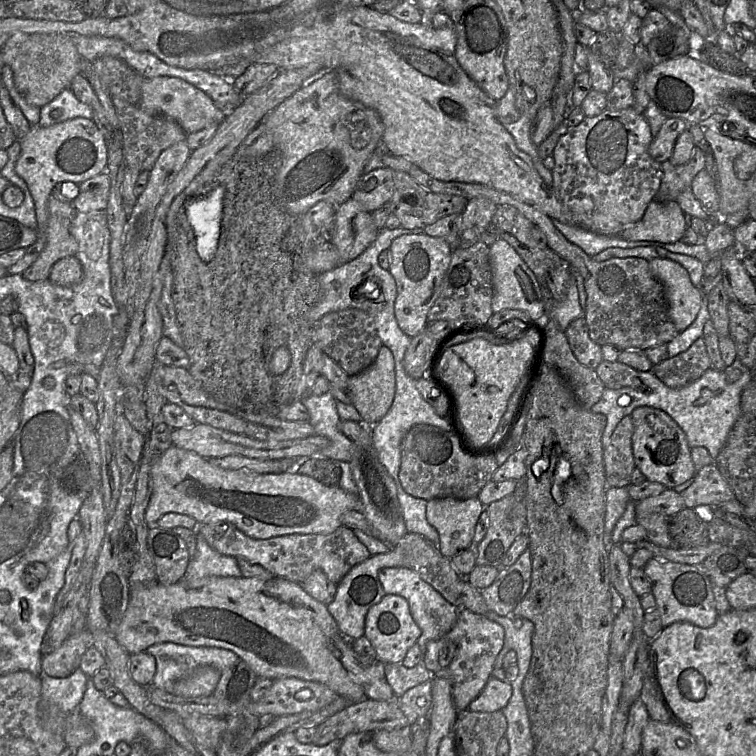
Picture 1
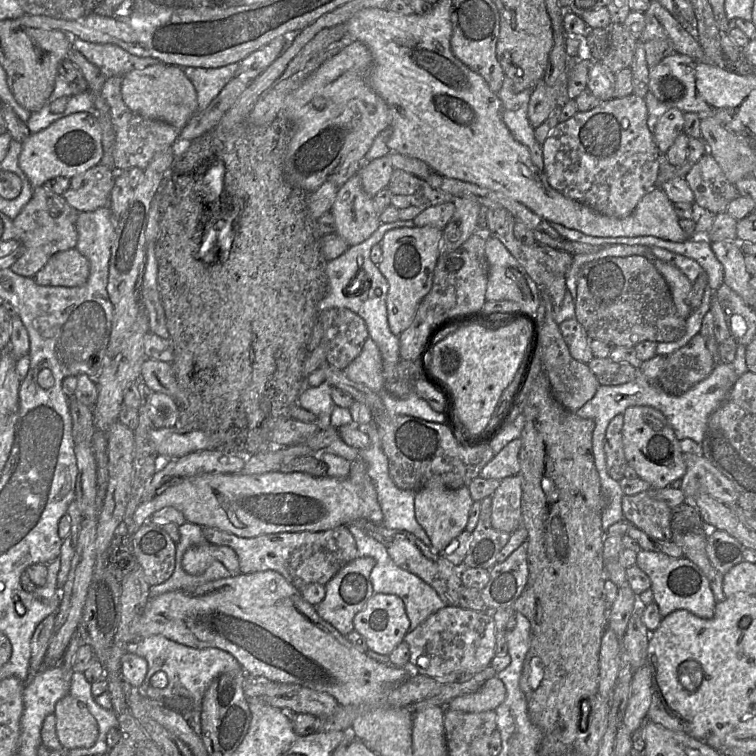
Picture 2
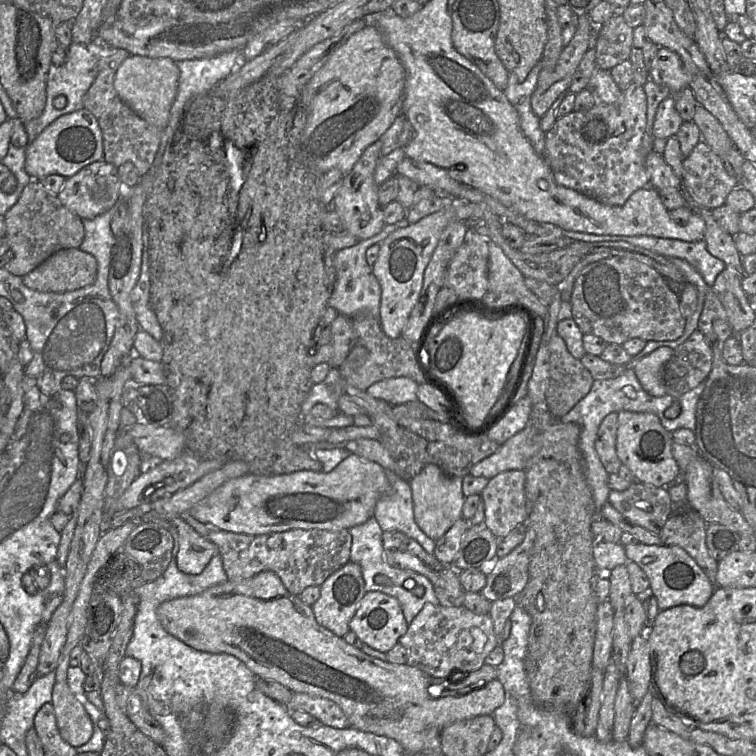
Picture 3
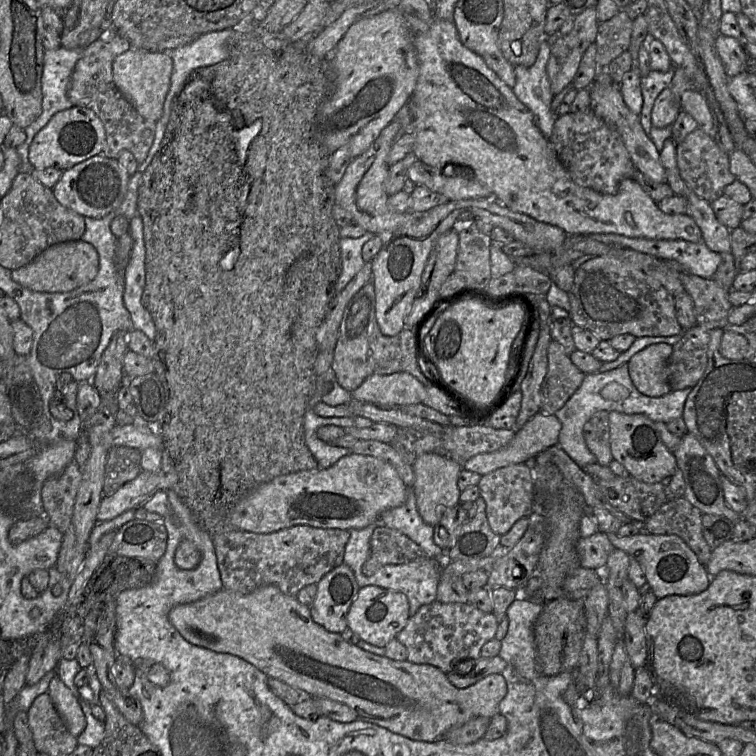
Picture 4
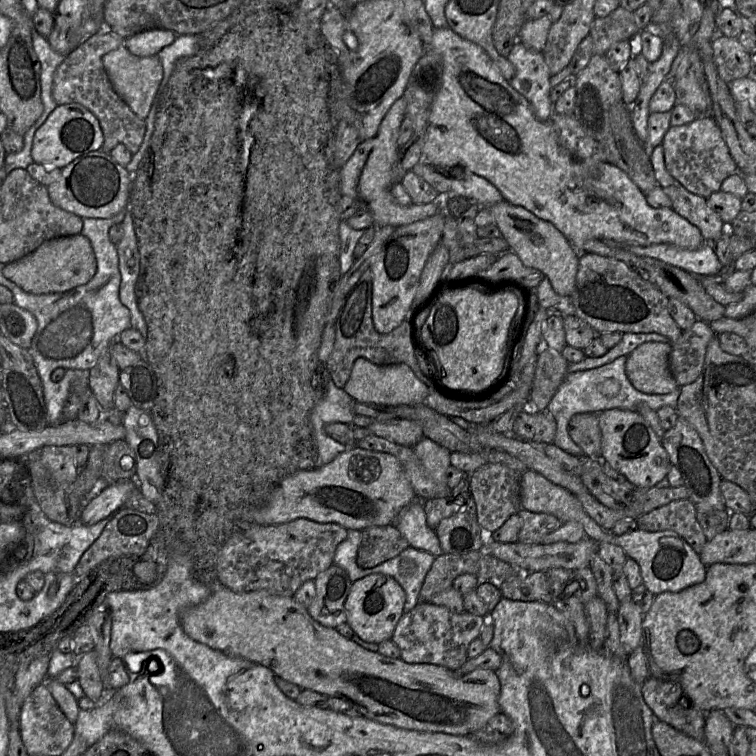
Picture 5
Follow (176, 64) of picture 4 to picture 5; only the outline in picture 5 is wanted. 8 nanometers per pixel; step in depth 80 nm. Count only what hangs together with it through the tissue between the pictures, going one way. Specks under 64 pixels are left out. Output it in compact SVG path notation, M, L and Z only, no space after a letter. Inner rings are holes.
M178 35L172 44L157 53L163 66L160 92L166 88L177 61L195 55L198 50L199 35Z

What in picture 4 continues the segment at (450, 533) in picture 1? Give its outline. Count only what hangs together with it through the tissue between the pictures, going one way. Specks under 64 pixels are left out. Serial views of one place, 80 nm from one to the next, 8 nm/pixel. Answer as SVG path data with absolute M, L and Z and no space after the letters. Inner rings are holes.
M434 453L422 454L415 460L413 464L415 481L412 489L418 512L429 526L436 527L443 515L459 504L461 492L458 488L458 476L462 469L457 462Z

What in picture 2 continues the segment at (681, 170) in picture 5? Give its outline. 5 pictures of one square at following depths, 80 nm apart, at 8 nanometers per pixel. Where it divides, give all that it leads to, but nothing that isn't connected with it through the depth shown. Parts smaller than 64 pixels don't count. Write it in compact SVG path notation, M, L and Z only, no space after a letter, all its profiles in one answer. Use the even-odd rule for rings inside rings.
M708 152L693 165L685 179L695 197L693 206L699 210L708 210L713 214L724 212L728 204L739 195L735 184L728 181L719 164Z

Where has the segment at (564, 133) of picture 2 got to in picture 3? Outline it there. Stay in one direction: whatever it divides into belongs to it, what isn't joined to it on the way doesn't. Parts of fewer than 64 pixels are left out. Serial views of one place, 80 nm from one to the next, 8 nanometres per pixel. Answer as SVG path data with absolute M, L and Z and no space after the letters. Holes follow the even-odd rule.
M632 82L622 91L621 101L615 104L596 104L584 111L573 111L557 118L546 133L545 160L555 181L585 194L603 204L621 206L636 190L651 186L645 167L646 157L654 150L654 136L646 129L647 99L642 86Z

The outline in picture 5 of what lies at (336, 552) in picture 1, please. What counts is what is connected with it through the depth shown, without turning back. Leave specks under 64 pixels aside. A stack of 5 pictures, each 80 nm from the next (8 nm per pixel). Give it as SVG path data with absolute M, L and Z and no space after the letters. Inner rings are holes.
M300 518L277 525L249 525L235 531L222 546L217 559L217 573L222 588L233 592L266 590L293 597L308 580L333 565L338 546L348 530L334 523L319 523Z

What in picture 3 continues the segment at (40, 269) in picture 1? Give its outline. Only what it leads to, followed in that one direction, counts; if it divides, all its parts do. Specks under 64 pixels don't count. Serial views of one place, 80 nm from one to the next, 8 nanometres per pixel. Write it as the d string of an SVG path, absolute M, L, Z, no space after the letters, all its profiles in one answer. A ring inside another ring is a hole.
M36 180L30 181L23 188L17 202L3 216L6 226L5 236L9 242L9 250L13 252L13 258L3 268L16 276L23 277L28 274L58 250L79 247L85 234L80 216L65 207L56 194Z

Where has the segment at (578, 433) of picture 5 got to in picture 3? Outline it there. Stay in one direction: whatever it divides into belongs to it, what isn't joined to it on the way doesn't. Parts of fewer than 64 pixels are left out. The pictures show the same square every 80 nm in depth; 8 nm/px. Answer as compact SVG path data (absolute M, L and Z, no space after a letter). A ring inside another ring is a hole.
M618 413L608 414L602 420L595 440L595 450L609 474L617 474L622 466L622 462L616 453L617 428Z

